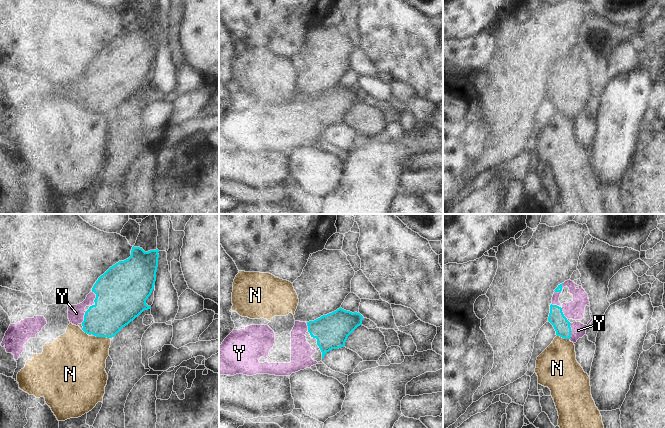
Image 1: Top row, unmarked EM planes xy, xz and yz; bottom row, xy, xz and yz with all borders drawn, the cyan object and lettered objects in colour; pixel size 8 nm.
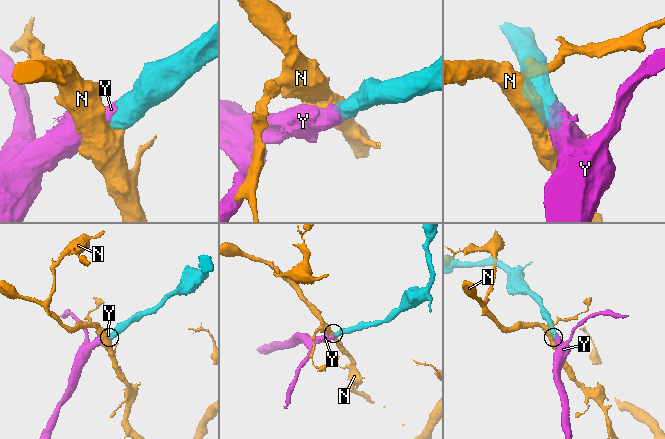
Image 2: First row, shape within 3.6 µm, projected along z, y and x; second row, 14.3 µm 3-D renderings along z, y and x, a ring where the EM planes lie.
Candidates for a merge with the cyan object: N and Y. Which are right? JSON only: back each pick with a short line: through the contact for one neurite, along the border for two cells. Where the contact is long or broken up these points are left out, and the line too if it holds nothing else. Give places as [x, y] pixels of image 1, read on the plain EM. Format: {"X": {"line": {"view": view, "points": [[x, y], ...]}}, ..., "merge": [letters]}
{"merge": ["Y"]}

